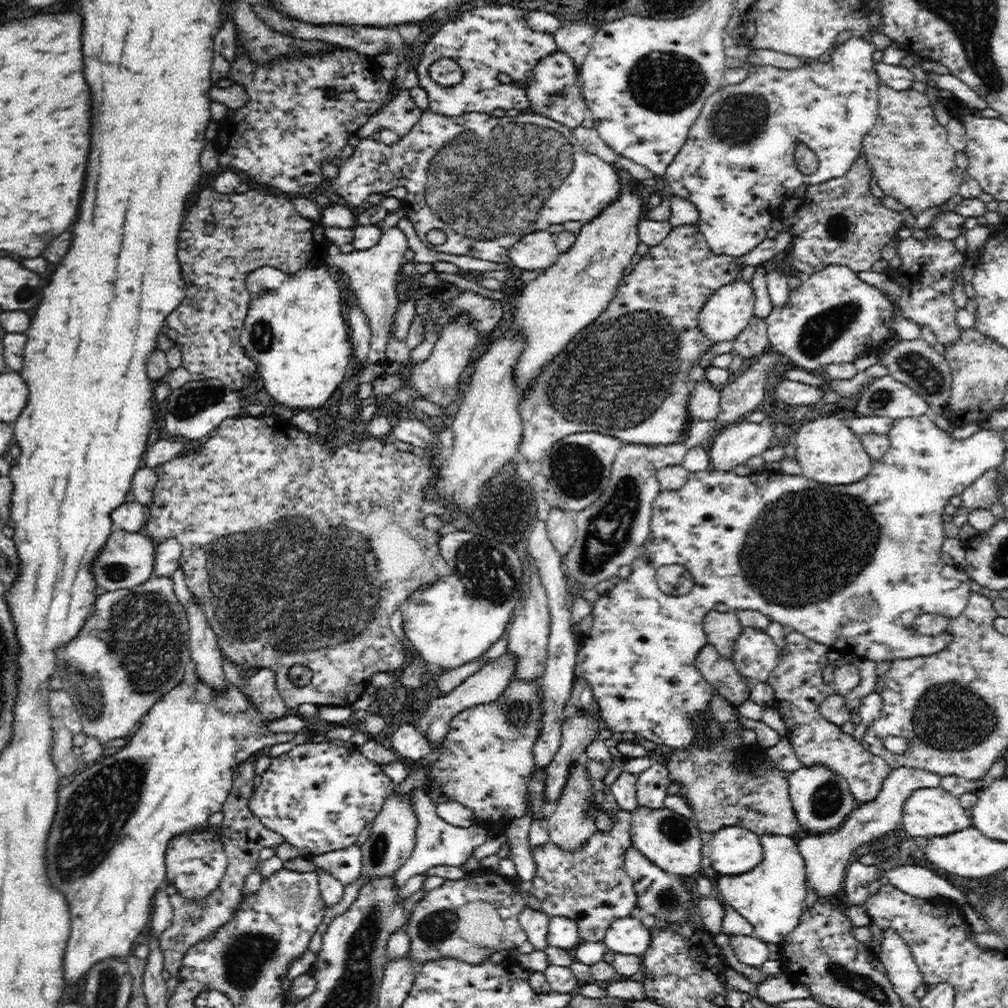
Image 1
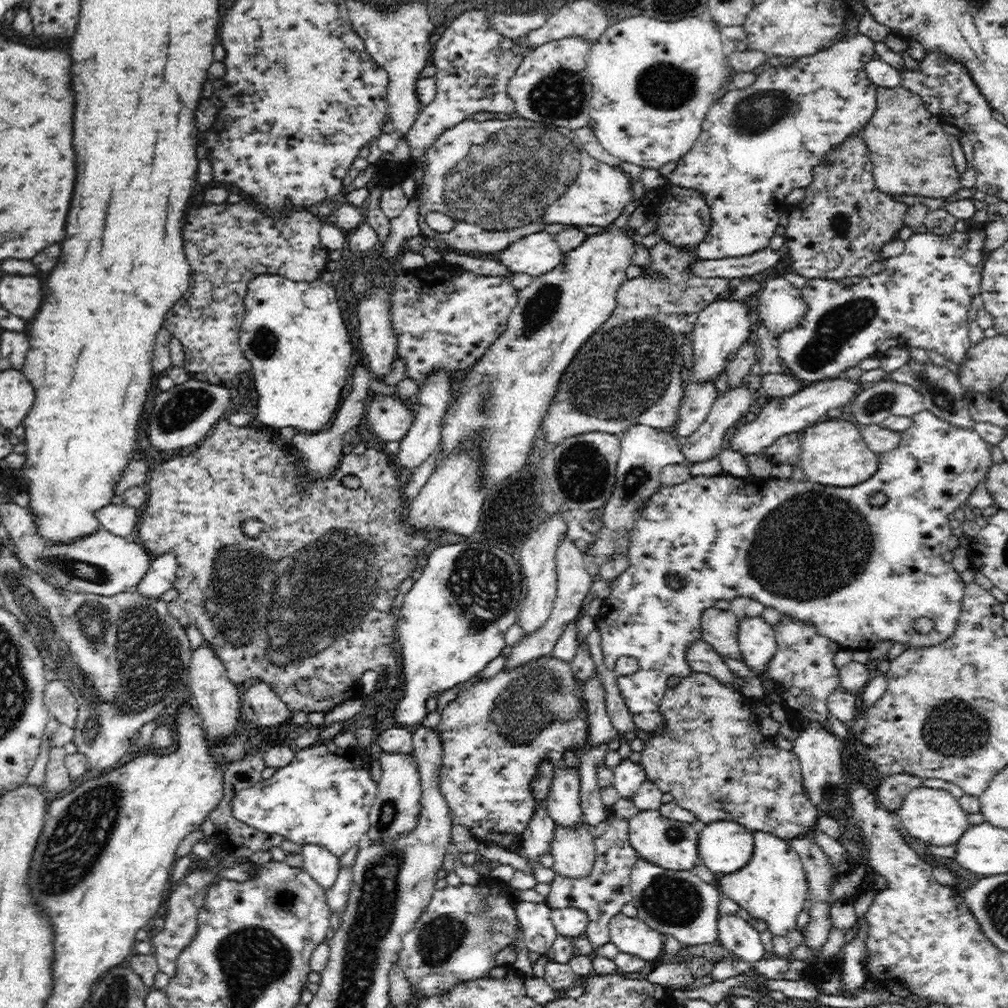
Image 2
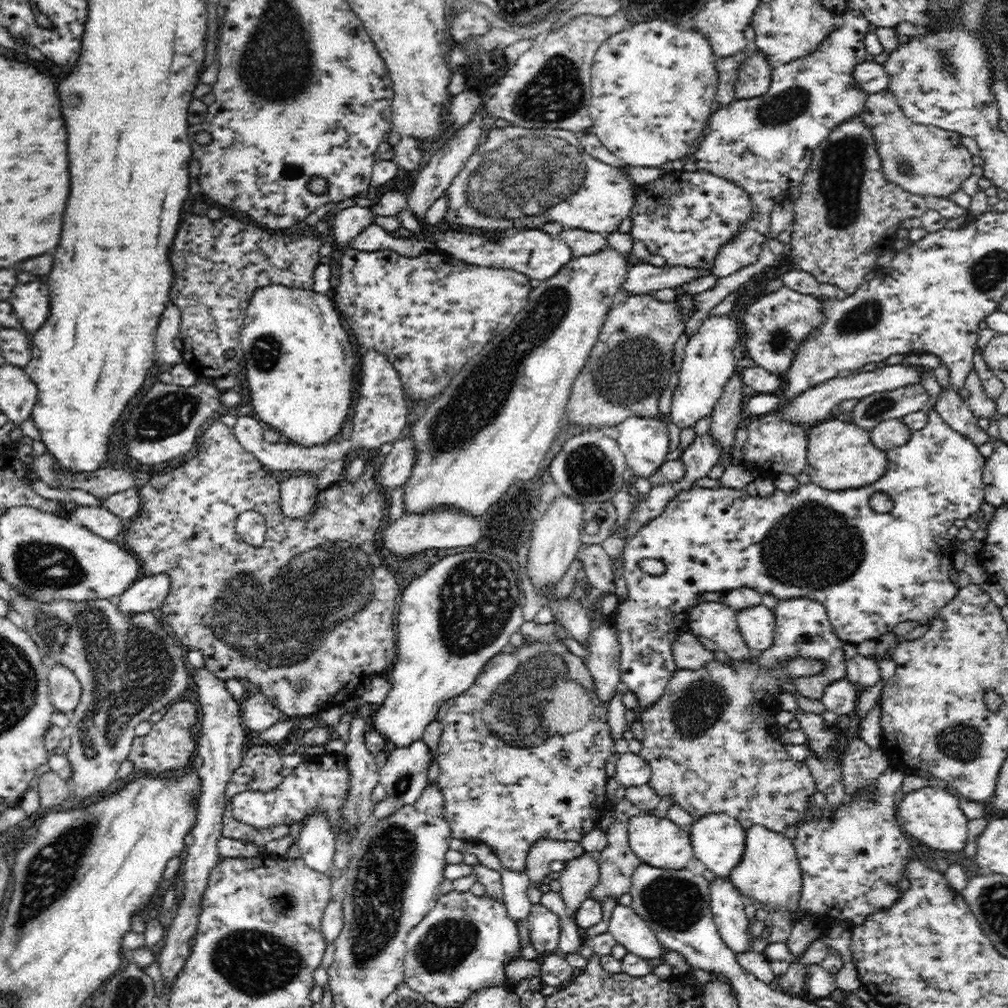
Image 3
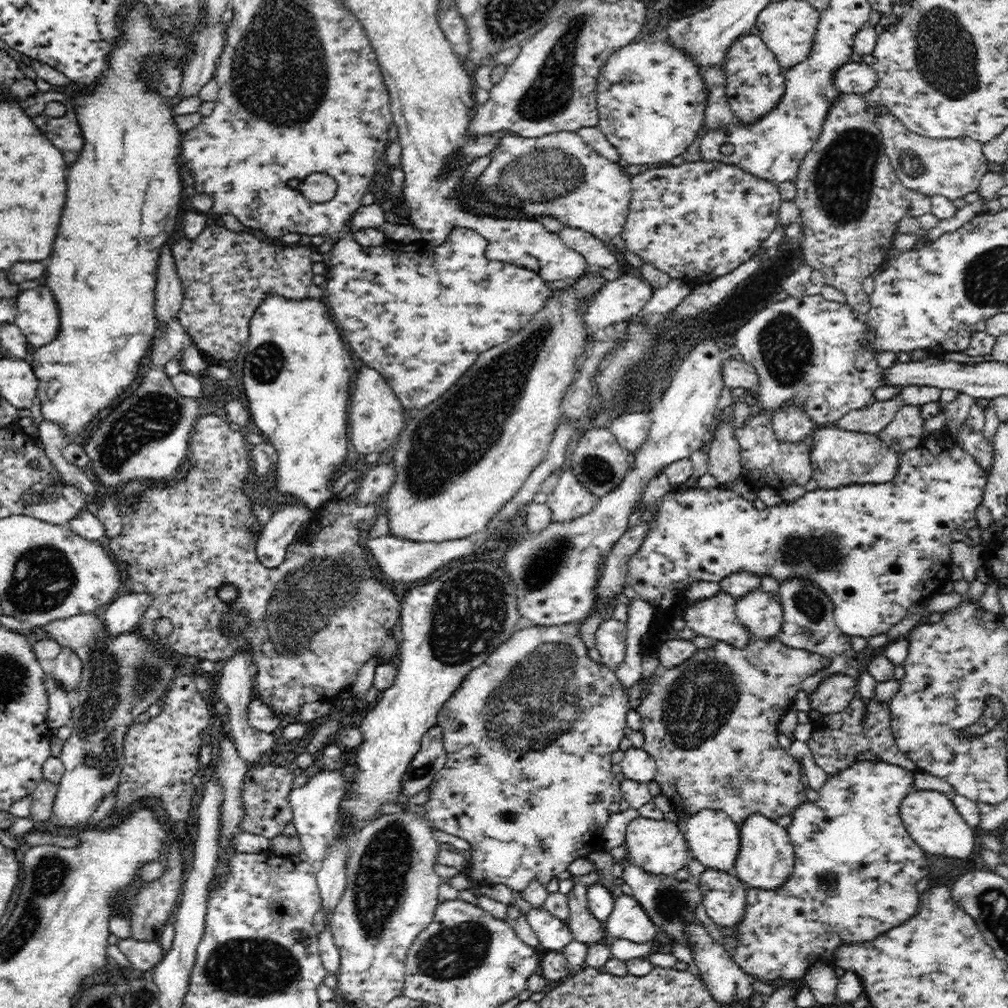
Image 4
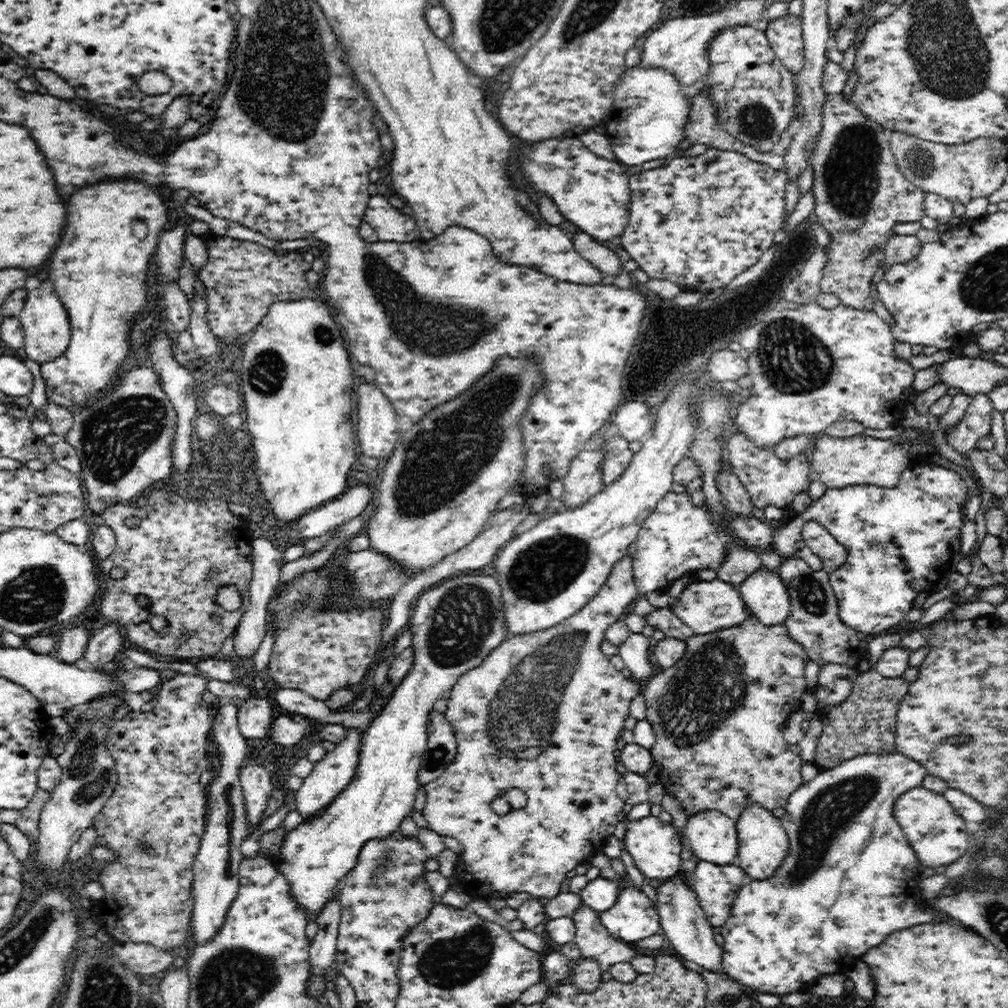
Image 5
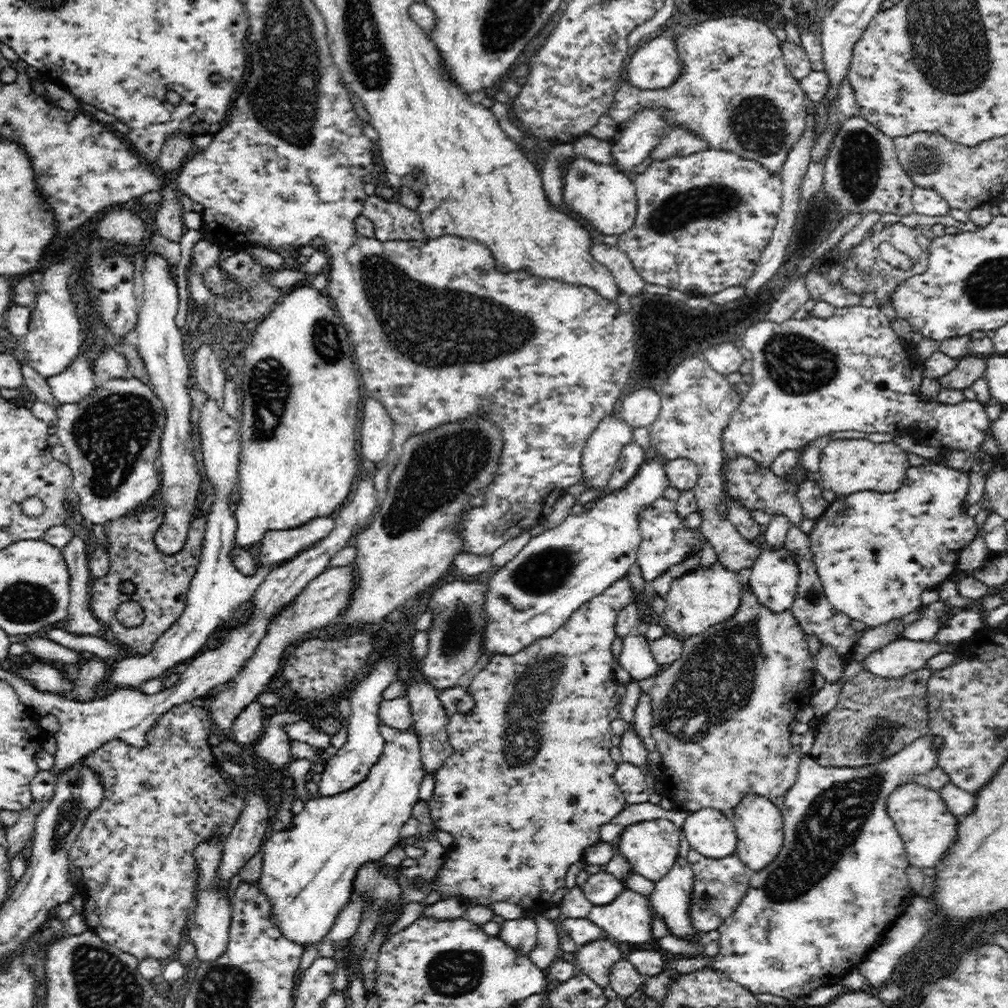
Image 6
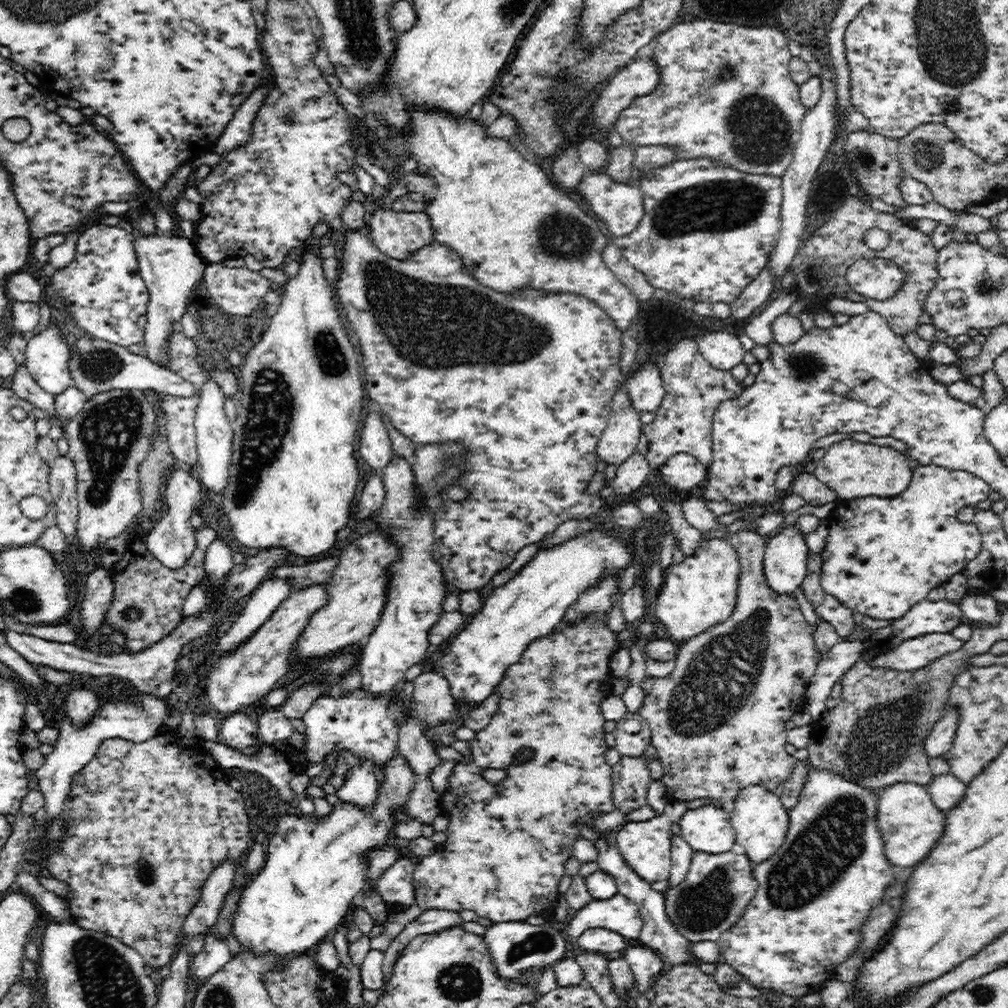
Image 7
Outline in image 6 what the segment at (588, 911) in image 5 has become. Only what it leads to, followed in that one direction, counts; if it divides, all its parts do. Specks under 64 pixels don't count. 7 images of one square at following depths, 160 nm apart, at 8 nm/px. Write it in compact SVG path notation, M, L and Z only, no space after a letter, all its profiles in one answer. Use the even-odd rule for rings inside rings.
M609 939L583 945L576 952L578 973L583 973L602 988L609 985L610 970L621 960L620 948L616 948Z

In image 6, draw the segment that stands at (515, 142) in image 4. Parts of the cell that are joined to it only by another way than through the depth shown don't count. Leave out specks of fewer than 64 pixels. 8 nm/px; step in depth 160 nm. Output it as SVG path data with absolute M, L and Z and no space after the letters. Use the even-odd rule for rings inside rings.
M576 154L564 168L562 198L572 212L588 220L598 232L606 236L621 235L630 230L636 220L638 199L632 174L623 173L614 164L598 164Z

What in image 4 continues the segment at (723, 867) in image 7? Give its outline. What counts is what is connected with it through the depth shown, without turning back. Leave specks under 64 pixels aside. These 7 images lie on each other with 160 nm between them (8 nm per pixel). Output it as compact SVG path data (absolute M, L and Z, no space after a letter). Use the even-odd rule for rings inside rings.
M706 869L697 880L702 889L701 903L717 926L735 927L743 917L746 890L732 872Z

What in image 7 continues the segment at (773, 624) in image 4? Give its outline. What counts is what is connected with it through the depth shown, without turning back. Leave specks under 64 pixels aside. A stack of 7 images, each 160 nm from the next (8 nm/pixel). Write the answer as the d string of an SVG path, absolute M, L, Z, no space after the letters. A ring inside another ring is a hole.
M798 526L784 528L765 546L764 577L773 592L794 596L809 572L809 550Z

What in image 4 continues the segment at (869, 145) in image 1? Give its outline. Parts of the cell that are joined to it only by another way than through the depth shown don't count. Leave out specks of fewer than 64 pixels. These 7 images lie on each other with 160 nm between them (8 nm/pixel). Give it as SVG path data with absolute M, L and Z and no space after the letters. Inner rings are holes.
M874 108L871 113L879 124L882 143L893 171L904 186L928 196L940 195L953 201L970 192L978 192L980 179L988 172L988 158L983 155L983 144L970 138L930 139L910 132L906 126L885 110Z

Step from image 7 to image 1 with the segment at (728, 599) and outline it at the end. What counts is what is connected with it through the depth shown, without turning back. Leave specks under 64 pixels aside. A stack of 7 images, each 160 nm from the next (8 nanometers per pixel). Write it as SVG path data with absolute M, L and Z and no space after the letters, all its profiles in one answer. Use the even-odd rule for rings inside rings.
M710 611L703 620L703 632L707 641L716 647L716 650L726 659L731 659L734 652L737 636L743 626L739 622L736 613Z

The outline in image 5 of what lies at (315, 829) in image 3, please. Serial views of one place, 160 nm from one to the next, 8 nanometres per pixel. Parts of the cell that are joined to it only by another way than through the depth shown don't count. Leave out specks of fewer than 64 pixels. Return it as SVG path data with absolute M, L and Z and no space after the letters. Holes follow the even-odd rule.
M355 728L346 729L346 738L336 744L334 750L327 752L325 757L314 763L313 770L303 780L303 783L295 794L297 810L304 821L309 821L325 808L338 796L347 784L354 778L354 772L358 768L360 760L360 746L362 746L364 731Z

